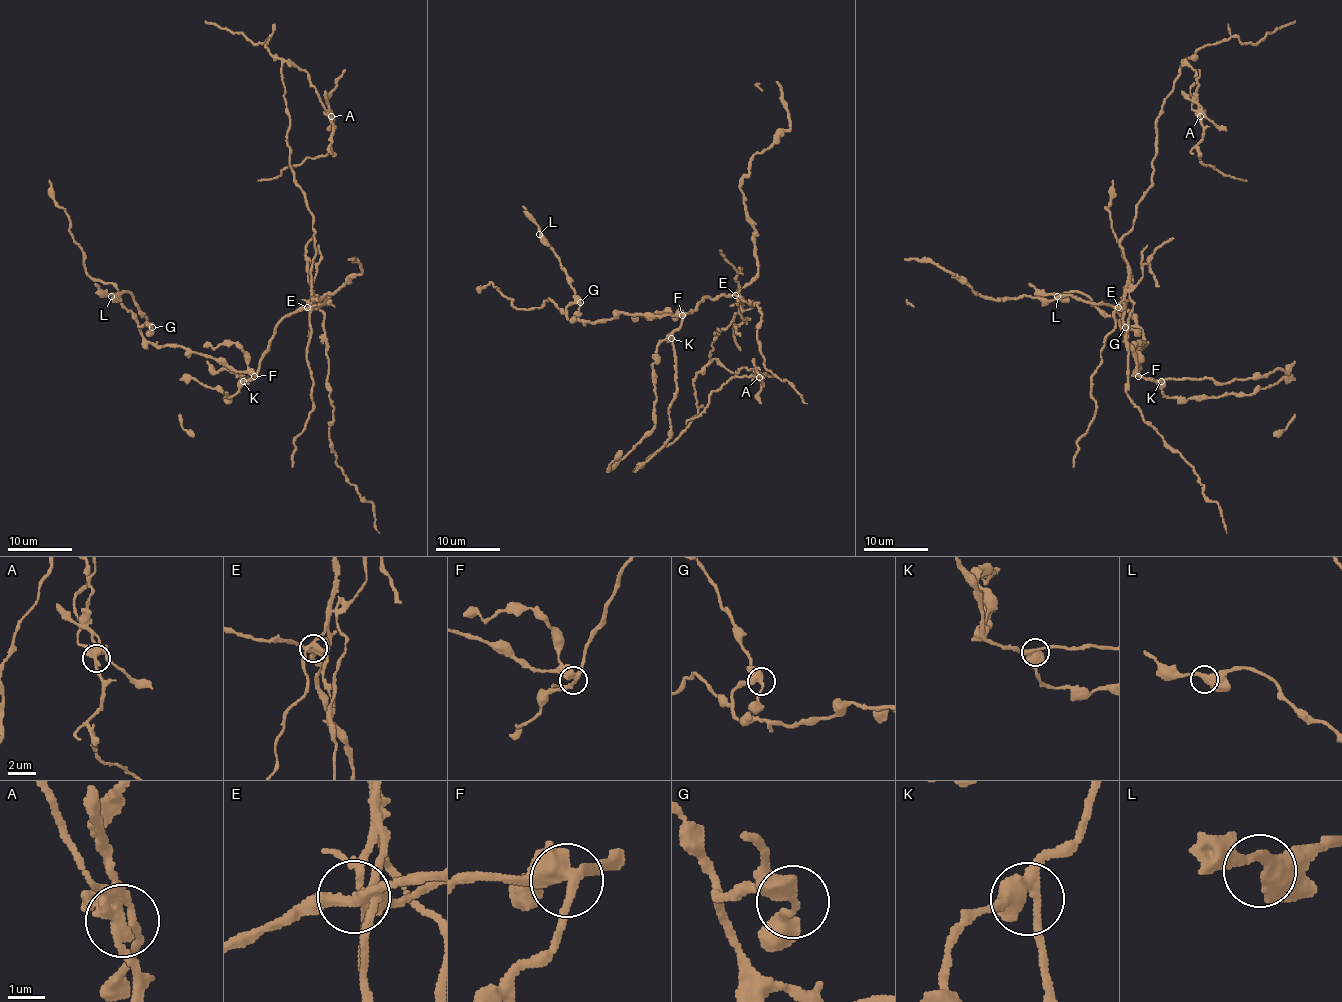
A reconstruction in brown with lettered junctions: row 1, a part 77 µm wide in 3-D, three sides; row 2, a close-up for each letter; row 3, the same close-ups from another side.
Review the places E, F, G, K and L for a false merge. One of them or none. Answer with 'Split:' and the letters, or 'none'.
Split: E

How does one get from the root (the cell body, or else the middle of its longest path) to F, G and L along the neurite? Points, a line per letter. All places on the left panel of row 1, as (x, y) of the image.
F: (311, 272), (311, 305), (287, 314), (279, 322), (269, 350), (254, 376)
G: (311, 272), (311, 305), (279, 322), (256, 371), (230, 370), (184, 347), (153, 345), (139, 331), (152, 327)
L: (311, 272), (311, 305), (279, 322), (256, 371), (150, 344), (134, 298), (111, 296)

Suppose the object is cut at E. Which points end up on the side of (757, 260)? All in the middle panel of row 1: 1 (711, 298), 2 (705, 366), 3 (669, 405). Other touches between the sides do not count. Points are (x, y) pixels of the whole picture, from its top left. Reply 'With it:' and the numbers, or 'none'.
With it: 1, 3

